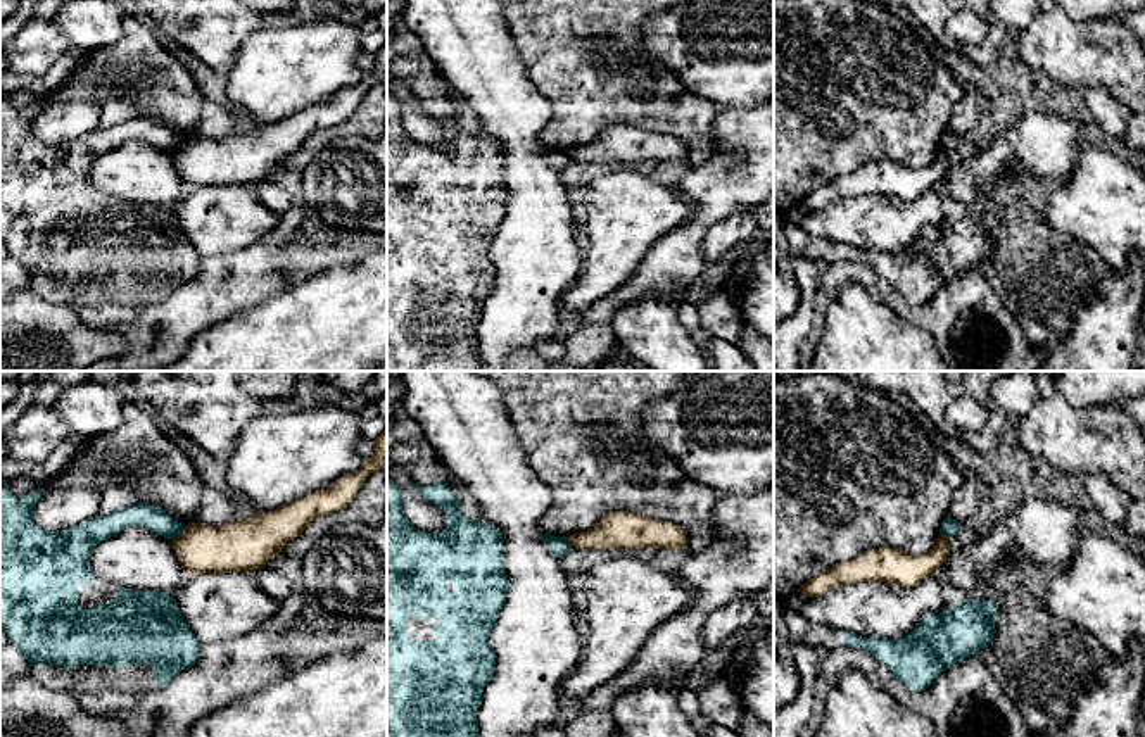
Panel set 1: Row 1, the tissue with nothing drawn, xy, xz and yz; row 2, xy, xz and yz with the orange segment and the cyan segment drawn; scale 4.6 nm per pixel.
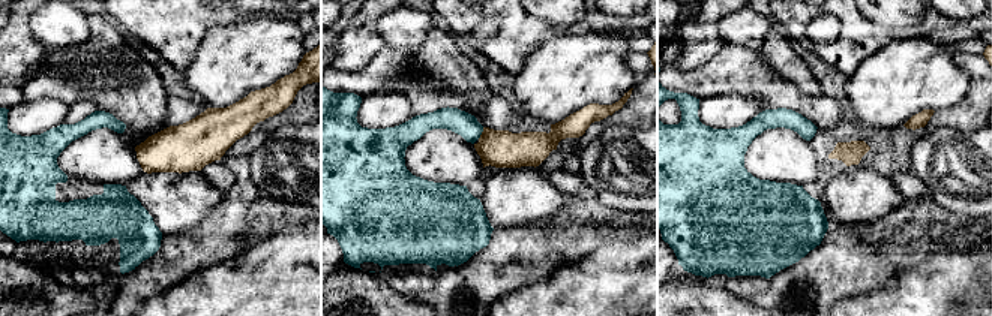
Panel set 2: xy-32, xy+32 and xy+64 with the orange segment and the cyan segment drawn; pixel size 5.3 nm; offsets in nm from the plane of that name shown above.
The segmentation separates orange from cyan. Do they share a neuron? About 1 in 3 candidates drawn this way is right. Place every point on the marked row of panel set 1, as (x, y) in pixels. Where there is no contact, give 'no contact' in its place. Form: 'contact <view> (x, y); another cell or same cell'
contact xy (180, 534); another cell

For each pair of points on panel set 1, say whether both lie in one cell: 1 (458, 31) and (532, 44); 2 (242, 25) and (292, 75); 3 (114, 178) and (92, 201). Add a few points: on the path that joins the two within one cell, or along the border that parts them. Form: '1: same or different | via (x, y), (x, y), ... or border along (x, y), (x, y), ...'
1: different | border along (503, 18), (529, 78)
2: different | border along (261, 25), (244, 42), (237, 61), (230, 68)
3: different | border along (97, 188), (114, 199)

